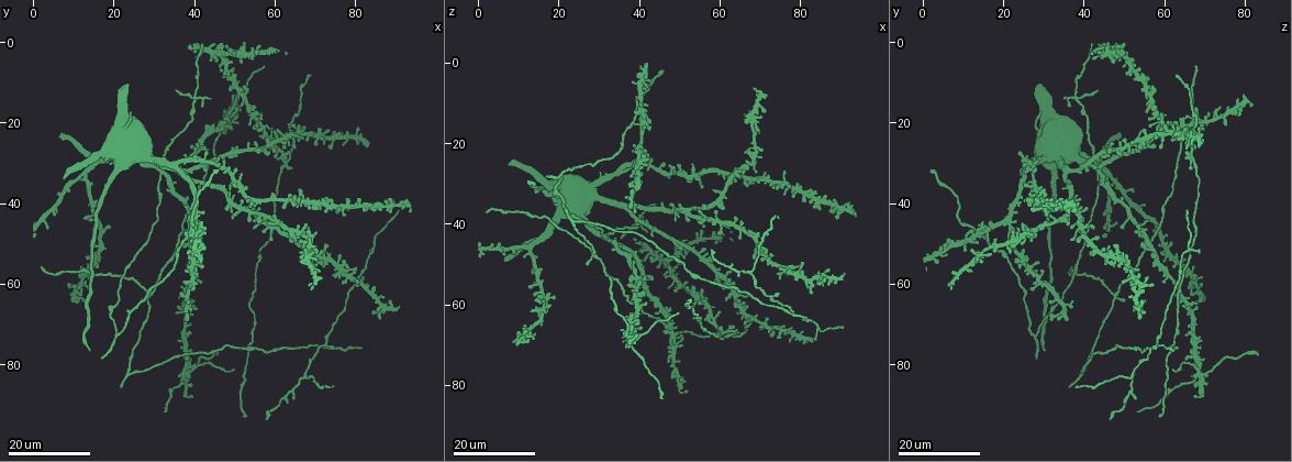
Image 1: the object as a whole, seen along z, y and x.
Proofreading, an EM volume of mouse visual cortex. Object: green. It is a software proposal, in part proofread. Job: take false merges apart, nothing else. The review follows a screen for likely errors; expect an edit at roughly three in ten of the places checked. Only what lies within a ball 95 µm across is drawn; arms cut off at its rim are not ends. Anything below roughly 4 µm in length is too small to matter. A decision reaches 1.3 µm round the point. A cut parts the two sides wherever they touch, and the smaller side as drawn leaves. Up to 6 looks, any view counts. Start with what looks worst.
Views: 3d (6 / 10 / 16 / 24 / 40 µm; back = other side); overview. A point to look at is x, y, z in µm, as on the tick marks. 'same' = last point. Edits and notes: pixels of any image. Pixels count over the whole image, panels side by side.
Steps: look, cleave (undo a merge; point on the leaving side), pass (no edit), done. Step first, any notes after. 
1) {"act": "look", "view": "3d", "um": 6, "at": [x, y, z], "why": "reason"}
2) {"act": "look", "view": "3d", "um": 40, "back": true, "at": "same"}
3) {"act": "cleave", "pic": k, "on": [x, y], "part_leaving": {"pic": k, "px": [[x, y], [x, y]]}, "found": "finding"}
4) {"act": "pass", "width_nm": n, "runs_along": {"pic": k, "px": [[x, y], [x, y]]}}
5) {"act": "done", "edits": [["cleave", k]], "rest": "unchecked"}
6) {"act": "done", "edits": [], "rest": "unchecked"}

{"act": "look", "view": "3d", "um": 16, "at": [39.5, 14.0, 38.0], "why": "looks like a crossing"}

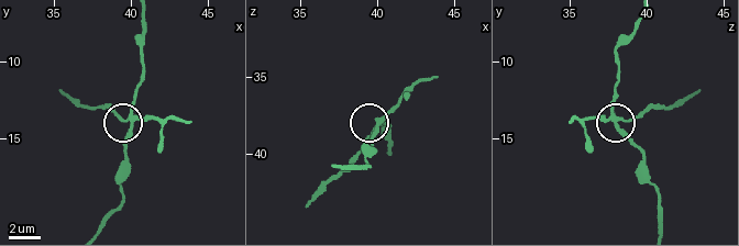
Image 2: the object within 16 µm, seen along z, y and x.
{"act": "look", "view": "3d", "um": 6, "at": "same"}

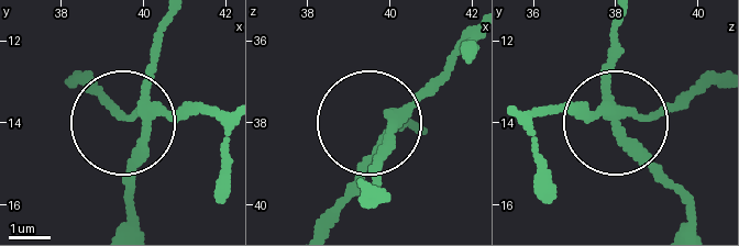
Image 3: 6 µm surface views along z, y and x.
{"act": "cleave", "pic": 3, "on": [196, 113], "part_leaving": {"pic": 3, "px": [[147, 110], [120, 110], [77, 89]]}, "found": "two neurons meet here"}

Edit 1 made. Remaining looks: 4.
{"act": "look", "view": "overview"}

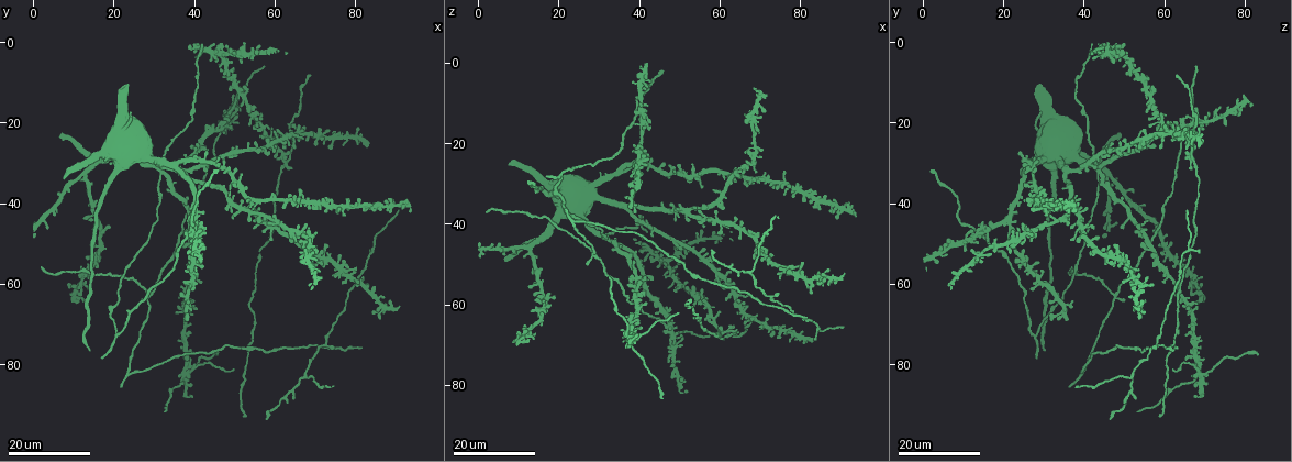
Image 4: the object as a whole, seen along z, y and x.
{"act": "look", "view": "3d", "um": 16, "at": [20.0, 73.0, 27.5], "why": "side arm on a straight run"}

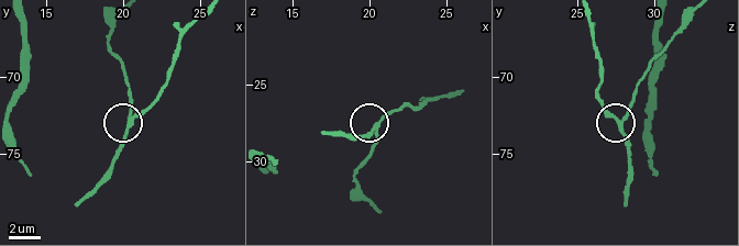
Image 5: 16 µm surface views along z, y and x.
{"act": "look", "view": "3d", "um": 6, "at": [20.6, 72.8, 27.6]}

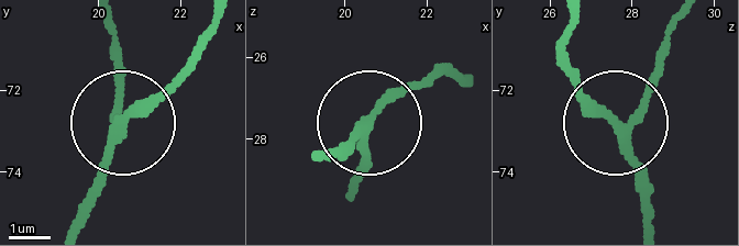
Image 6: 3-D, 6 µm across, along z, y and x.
{"act": "pass", "width_nm": 220, "runs_along": {"pic": 6, "px": [[682, 19], [658, 81], [616, 124], [591, 103], [560, 43]]}, "found": "continuous, no second neuron"}

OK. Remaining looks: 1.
{"act": "done", "edits": [["cleave", 3]], "rest": "unchecked"}

